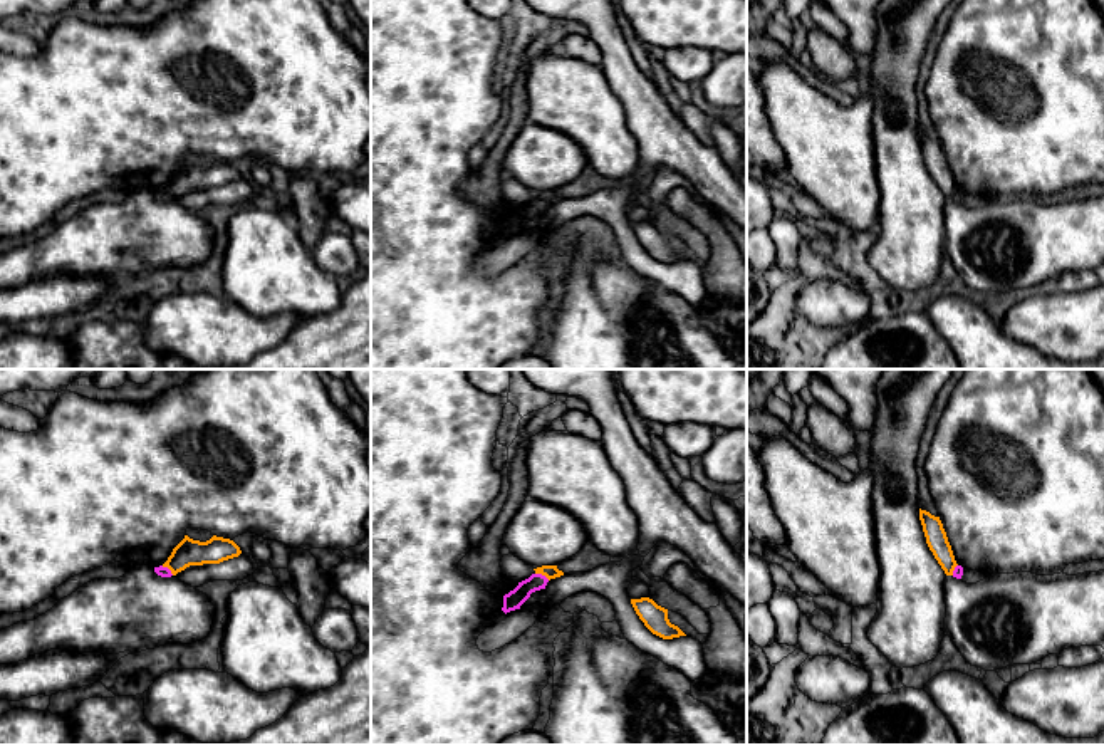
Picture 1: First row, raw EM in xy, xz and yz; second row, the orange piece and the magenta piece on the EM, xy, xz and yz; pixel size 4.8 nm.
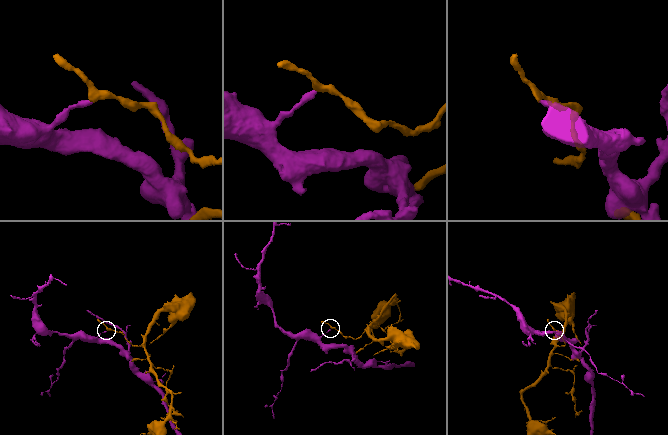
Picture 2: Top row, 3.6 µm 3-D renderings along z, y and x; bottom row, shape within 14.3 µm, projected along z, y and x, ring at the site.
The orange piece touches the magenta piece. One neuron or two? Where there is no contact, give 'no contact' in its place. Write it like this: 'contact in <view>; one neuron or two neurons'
contact in xz; two neurons

